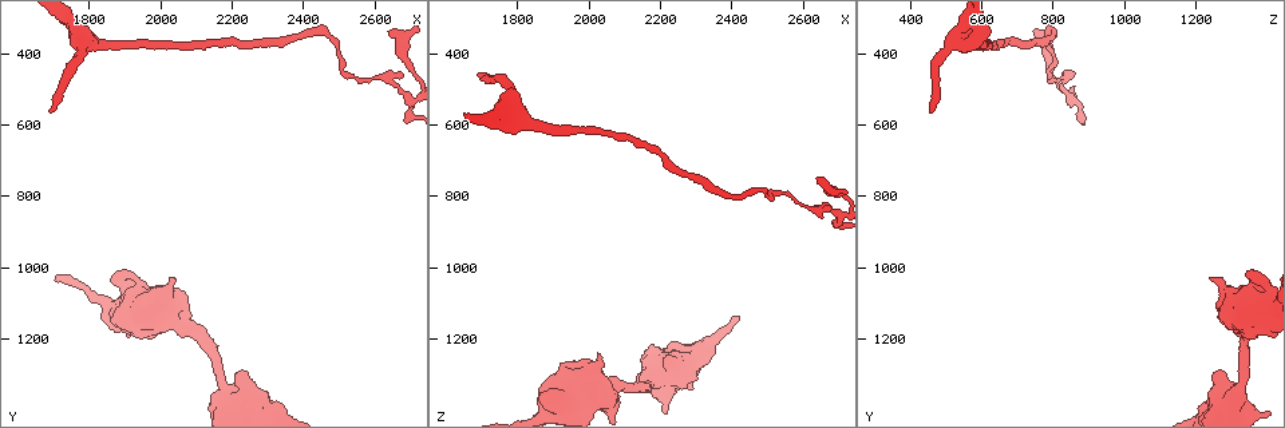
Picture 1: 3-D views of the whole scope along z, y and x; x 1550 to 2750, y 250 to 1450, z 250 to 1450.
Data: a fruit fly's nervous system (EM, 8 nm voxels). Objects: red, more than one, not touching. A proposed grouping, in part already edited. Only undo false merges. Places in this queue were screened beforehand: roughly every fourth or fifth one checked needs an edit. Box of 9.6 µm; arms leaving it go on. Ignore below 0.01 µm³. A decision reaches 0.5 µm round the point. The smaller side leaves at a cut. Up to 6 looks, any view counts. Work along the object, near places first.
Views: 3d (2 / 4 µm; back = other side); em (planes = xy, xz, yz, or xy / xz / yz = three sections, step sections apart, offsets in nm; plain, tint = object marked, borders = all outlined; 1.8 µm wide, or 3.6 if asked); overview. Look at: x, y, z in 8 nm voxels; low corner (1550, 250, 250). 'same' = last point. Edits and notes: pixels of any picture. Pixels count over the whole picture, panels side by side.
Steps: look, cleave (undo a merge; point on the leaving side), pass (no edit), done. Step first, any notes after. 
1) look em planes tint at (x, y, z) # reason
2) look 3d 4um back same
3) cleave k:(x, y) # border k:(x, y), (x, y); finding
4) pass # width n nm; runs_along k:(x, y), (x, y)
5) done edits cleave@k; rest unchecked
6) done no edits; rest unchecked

look 3d 2um at (2660, 490, 830) # thin neck

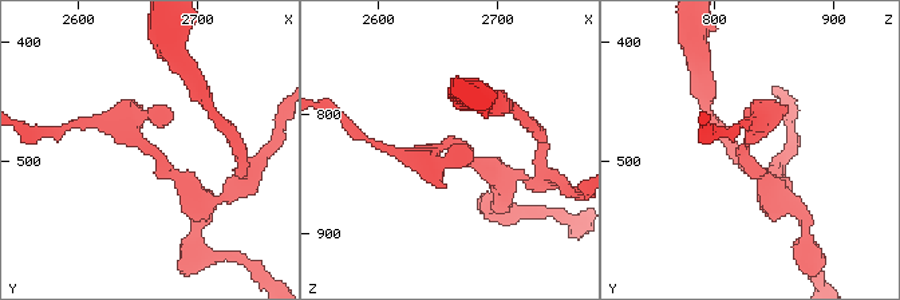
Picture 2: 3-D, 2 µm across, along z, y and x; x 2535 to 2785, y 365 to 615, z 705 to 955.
look em planes tint at (2662, 492, 830) # need the tissue

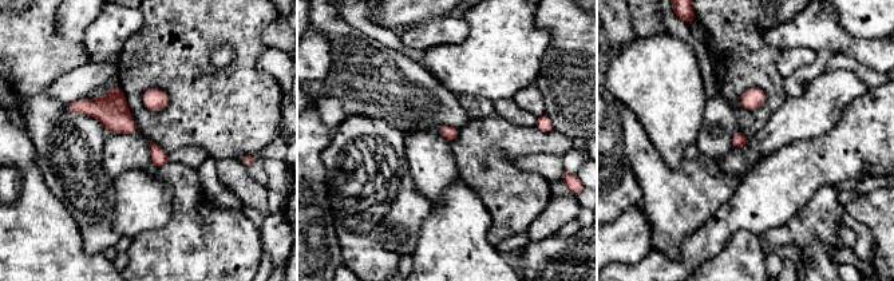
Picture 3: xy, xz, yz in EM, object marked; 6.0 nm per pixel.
pass # all the same neuron

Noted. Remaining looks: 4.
look em planes tint at (1790, 360, 550)

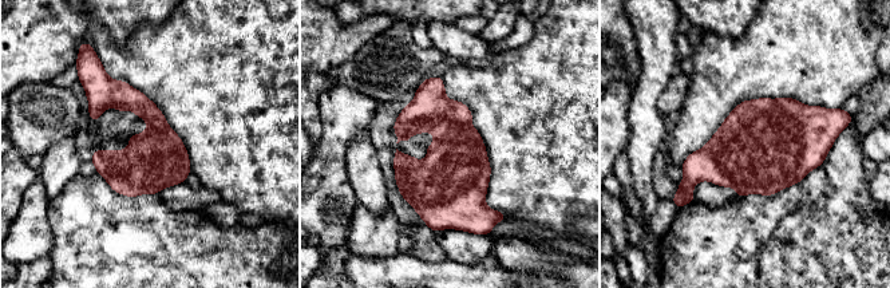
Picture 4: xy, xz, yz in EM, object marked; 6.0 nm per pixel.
pass # one neuron here

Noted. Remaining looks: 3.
look 3d 4um at (2190, 1350, 1320) # calibre changes

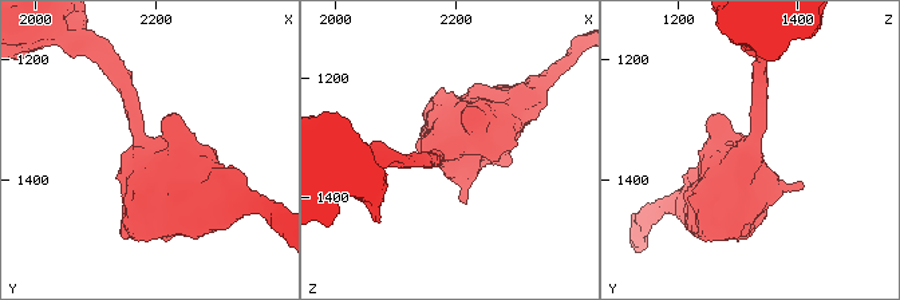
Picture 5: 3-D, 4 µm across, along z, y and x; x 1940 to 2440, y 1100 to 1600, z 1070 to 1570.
look em 3.6um yz step 4 tint at (2185, 1350, 1320) # now the EM

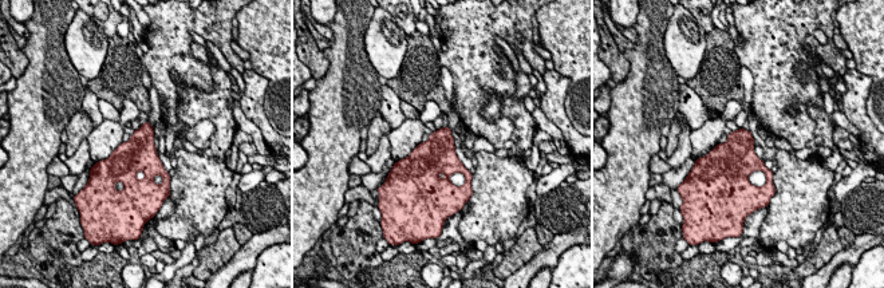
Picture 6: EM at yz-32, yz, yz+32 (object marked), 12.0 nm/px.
pass # one neuron here

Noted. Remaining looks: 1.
done no edits; rest unchecked

